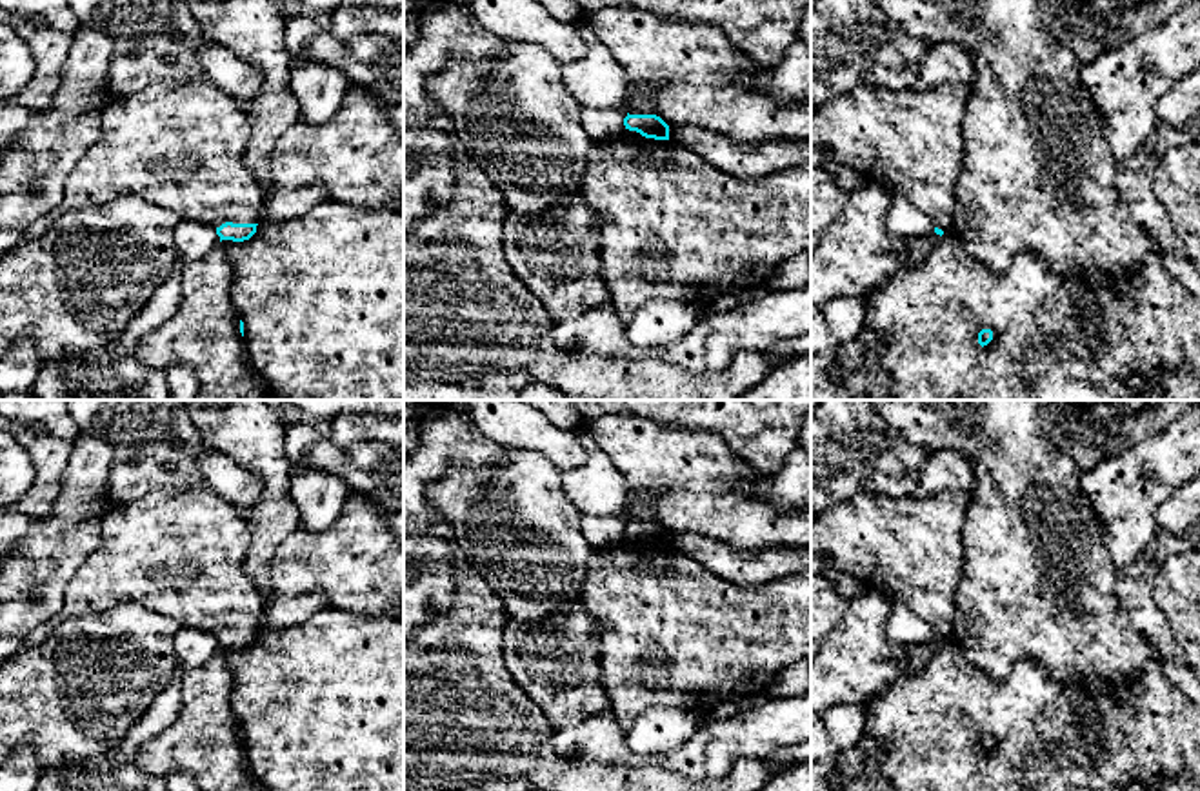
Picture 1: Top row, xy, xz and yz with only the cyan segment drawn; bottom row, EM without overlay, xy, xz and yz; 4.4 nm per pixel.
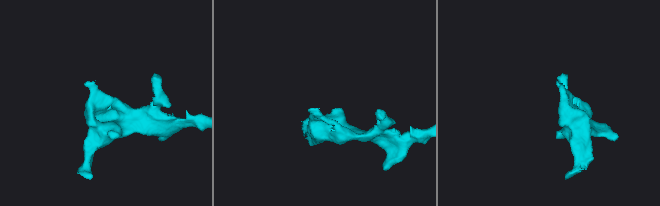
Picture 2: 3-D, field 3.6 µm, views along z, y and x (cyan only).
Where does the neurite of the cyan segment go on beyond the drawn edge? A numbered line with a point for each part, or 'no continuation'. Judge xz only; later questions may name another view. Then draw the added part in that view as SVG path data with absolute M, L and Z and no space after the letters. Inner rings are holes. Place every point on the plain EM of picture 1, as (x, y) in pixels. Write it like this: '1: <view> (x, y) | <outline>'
no continuation

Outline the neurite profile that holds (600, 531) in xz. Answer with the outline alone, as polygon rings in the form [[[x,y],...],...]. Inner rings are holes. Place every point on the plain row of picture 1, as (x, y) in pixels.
[[[587,515],[582,518],[582,533],[593,549],[615,547],[625,542],[625,524],[620,516]]]

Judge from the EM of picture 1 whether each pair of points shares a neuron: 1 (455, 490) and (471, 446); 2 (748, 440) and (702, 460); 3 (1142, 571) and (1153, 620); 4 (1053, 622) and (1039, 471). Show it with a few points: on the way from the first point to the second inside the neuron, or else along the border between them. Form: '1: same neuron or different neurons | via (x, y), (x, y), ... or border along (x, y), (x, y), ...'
1: different neurons | border along (504, 460), (451, 470), (430, 486), (428, 495)
2: different neurons | border along (691, 428), (715, 433), (740, 459), (764, 471)
3: same neuron | via (1142, 584), (1142, 608)
4: same neuron | via (1046, 584), (1046, 520), (1039, 510)

